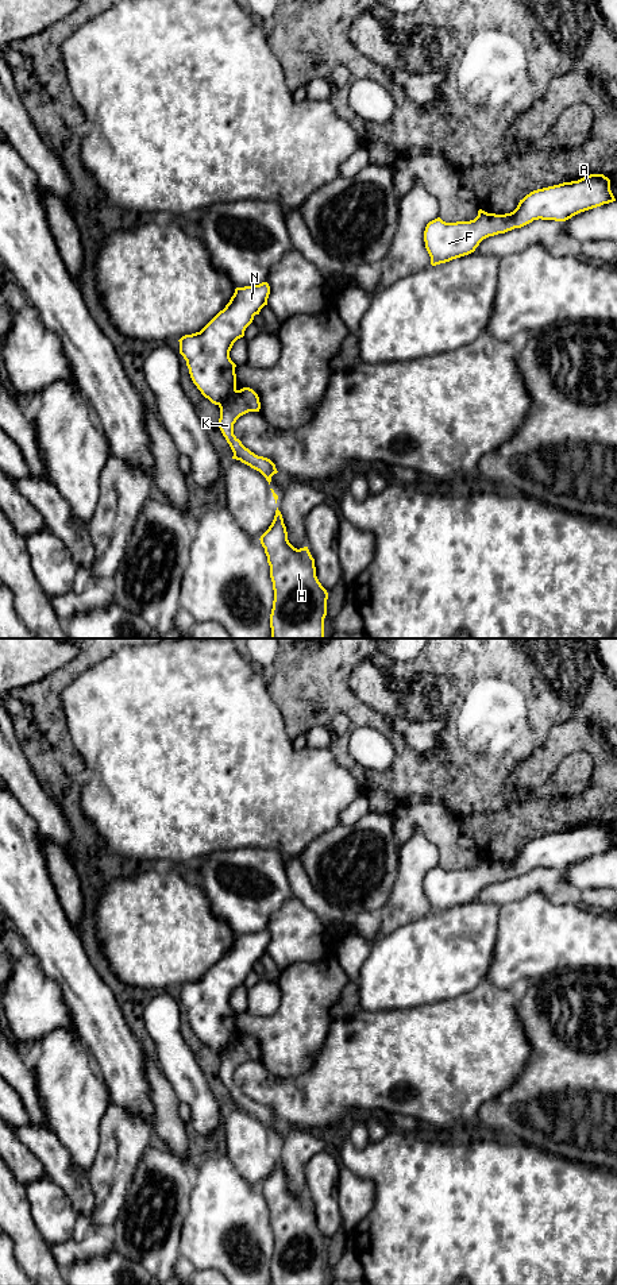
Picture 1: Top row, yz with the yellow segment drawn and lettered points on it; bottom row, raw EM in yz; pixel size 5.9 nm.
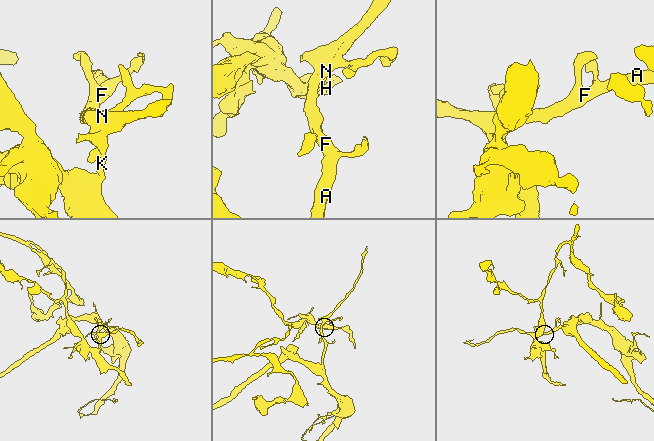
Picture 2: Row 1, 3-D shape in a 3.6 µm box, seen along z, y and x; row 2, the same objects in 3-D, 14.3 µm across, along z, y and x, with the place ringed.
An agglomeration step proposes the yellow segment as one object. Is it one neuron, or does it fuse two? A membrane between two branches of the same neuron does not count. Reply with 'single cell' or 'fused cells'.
fused cells

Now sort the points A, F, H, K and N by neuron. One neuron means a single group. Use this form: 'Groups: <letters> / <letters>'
Groups: A F N / H K

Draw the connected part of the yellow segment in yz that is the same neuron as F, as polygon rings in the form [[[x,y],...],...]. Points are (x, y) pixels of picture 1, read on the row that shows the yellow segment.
[[[590,174],[578,181],[533,190],[510,213],[495,215],[479,209],[474,220],[456,223],[437,217],[425,227],[425,248],[431,265],[436,266],[474,252],[489,236],[521,228],[539,219],[566,221],[613,201],[610,180],[603,174]]]

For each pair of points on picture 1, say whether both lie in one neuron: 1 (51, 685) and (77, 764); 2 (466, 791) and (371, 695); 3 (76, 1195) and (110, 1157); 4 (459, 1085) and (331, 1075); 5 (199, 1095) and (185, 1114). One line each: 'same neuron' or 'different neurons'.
1: same neuron
2: different neurons
3: different neurons
4: same neuron
5: different neurons

